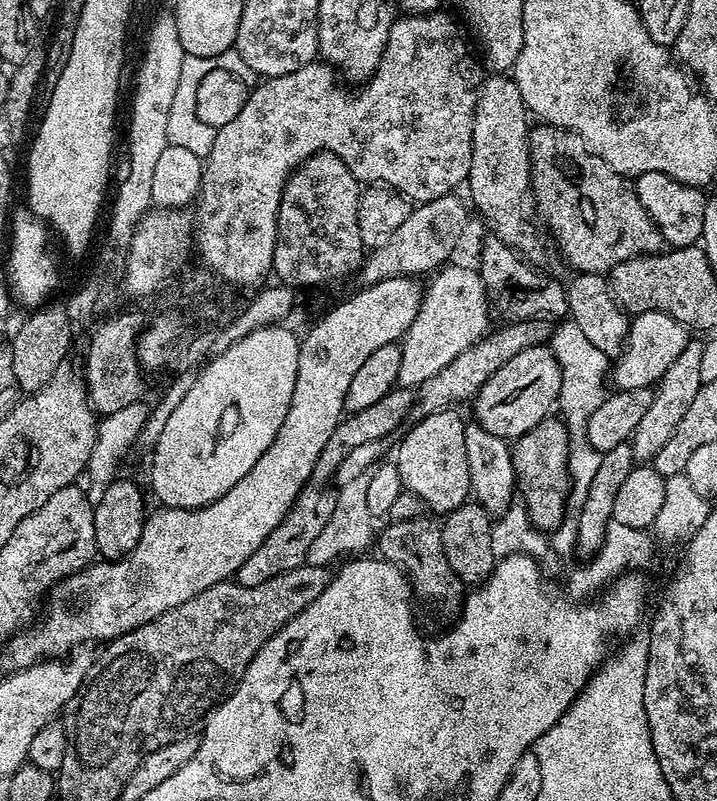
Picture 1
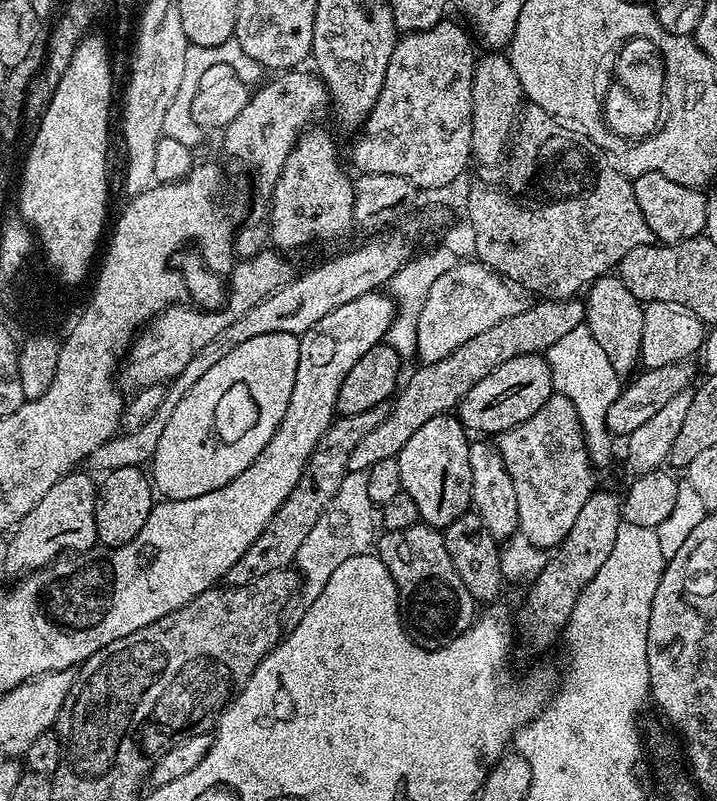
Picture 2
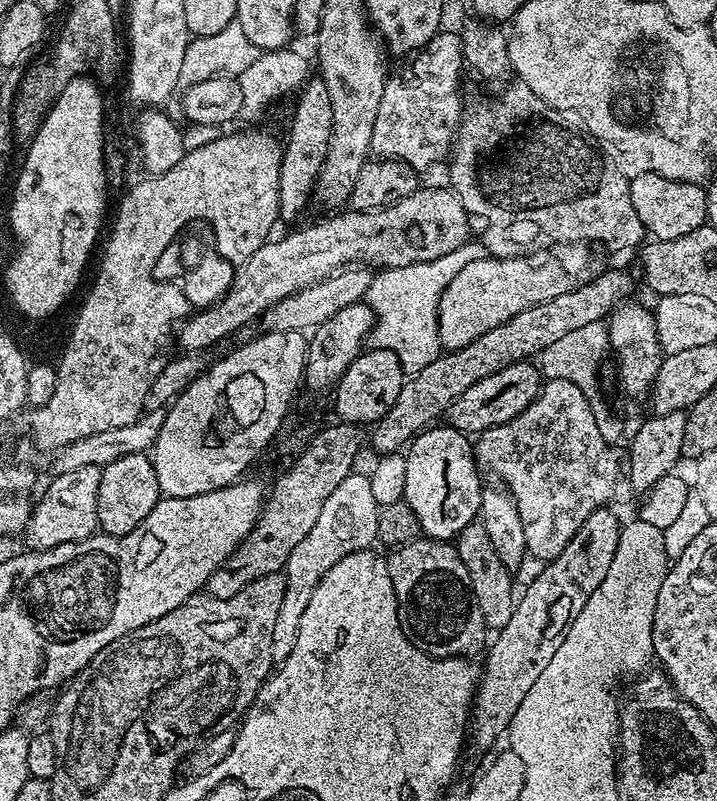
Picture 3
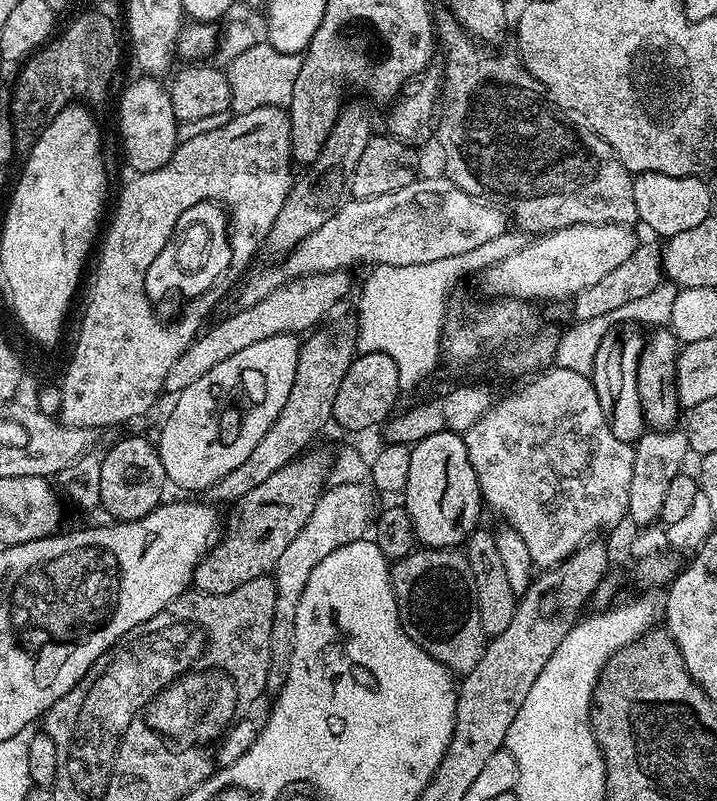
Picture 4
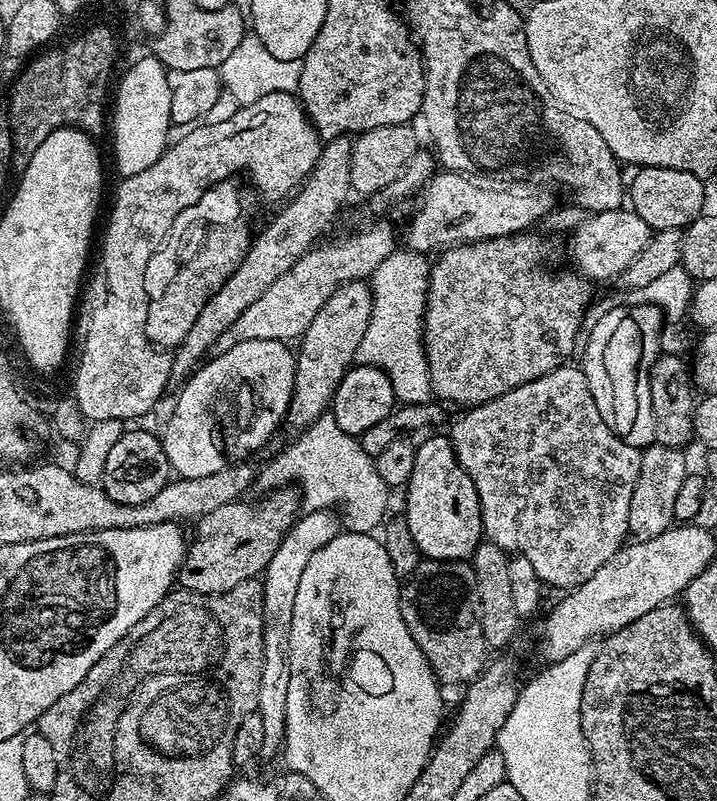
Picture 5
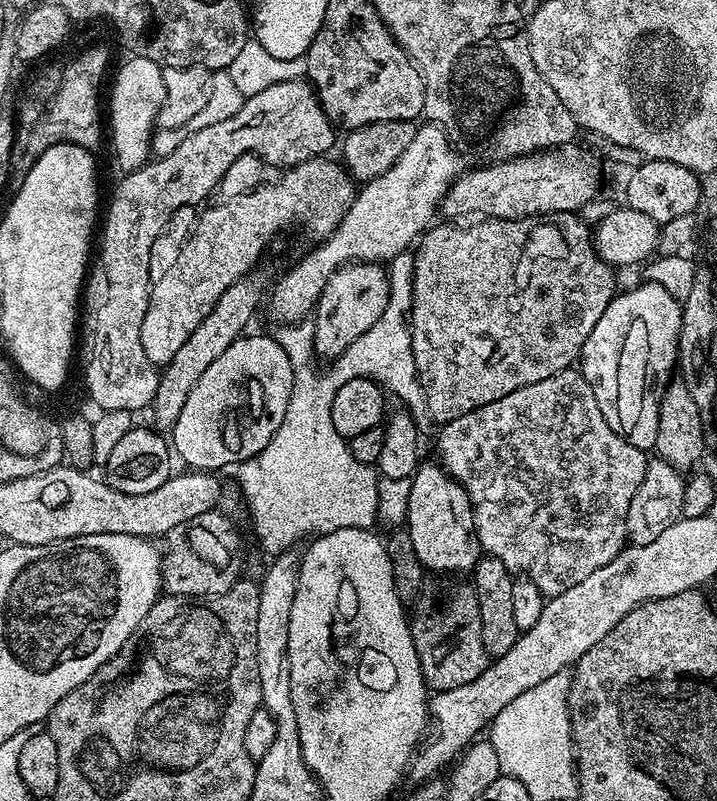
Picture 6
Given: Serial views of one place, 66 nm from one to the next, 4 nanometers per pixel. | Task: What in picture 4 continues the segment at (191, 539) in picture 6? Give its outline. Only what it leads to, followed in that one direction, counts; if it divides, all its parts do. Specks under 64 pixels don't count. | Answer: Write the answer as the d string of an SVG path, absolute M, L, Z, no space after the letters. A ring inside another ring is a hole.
M320 450L312 451L297 456L282 466L278 474L270 474L262 486L254 486L250 494L235 501L231 509L232 517L229 520L227 517L226 527L216 547L201 558L194 570L192 584L195 591L204 592L207 596L230 594L230 590L238 590L242 582L269 575L275 569L286 546L294 542L298 530L302 530L310 514L314 514L314 506L330 480L333 455Z

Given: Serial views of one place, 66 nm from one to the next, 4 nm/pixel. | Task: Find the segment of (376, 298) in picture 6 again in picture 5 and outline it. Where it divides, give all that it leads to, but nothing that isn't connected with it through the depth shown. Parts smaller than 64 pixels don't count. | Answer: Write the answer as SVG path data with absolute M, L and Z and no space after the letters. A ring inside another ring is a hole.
M352 280L336 288L322 310L314 314L314 322L304 331L295 349L296 377L294 392L288 407L287 423L307 425L329 411L338 382L353 367L355 351L370 323L372 290L365 281Z

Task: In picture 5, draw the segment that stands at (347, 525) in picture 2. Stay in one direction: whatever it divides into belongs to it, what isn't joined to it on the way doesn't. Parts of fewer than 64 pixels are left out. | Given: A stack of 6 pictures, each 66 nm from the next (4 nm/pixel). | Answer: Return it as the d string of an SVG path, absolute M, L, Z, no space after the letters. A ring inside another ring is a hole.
M308 510L293 524L292 529L282 538L274 558L264 568L262 579L262 686L258 686L256 711L262 718L266 738L262 742L265 757L275 757L281 751L286 730L286 693L290 690L290 630L294 622L294 597L298 594L298 582L310 558L326 542L330 542L342 531L342 520L332 510Z

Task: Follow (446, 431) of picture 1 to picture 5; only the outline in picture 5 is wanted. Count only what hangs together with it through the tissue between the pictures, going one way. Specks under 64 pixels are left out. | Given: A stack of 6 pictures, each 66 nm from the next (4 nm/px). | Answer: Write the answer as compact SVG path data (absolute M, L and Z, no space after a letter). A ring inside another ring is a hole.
M447 435L432 436L429 440L416 444L414 470L410 474L406 485L408 492L408 513L406 519L410 526L410 534L414 534L414 542L418 546L421 557L429 560L463 560L467 561L474 554L474 550L482 542L484 523L478 490L466 474L466 470L458 462L454 454L454 446Z

